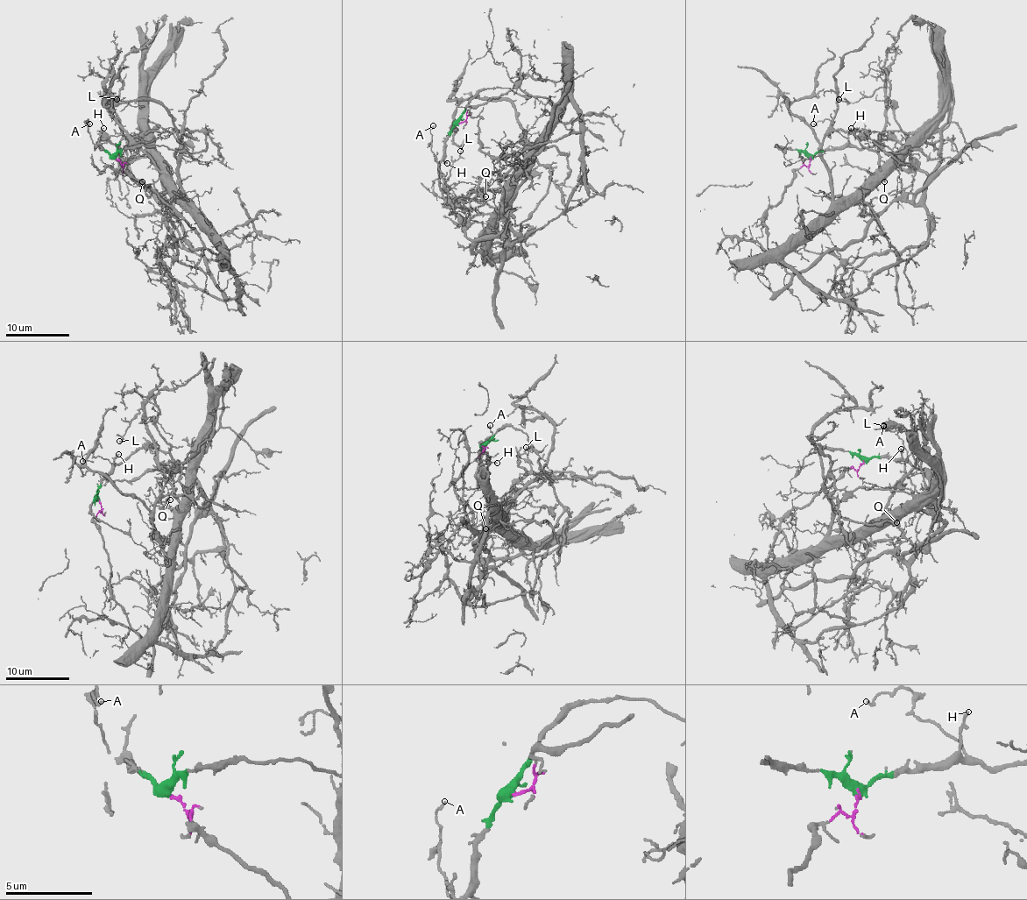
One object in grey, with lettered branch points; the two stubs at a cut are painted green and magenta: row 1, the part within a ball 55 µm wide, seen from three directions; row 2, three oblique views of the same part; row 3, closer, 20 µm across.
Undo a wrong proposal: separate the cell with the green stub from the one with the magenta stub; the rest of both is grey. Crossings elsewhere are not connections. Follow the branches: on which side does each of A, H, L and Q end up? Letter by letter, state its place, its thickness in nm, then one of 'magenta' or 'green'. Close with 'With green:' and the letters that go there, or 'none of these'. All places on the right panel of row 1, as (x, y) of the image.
A: (813, 124) | 130 nm | green
H: (851, 128) | 130 nm | green
L: (839, 99) | 90 nm | magenta
Q: (884, 181) | 120 nm | magenta
With green: A, H

